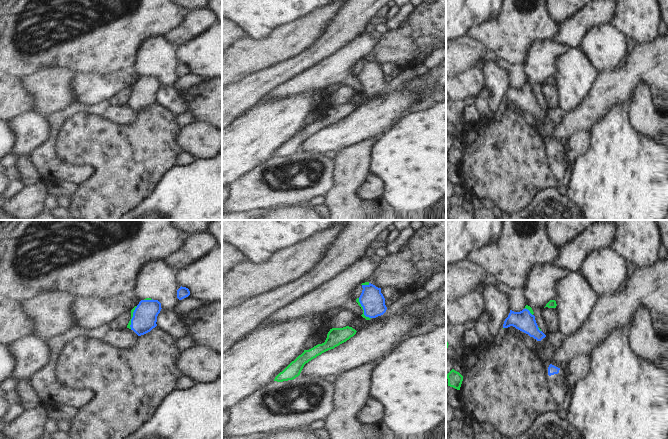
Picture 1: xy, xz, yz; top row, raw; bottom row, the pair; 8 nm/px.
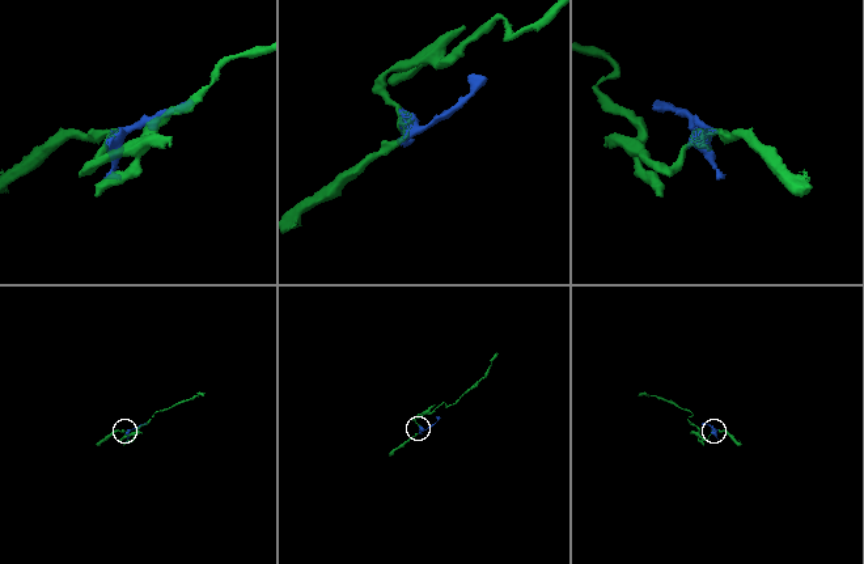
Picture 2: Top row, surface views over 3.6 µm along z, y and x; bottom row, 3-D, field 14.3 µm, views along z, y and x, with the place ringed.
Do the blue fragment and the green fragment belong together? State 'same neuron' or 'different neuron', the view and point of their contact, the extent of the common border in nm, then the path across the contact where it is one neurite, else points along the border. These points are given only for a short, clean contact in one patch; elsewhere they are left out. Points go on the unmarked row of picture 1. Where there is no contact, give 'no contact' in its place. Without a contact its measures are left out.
same neuron; meets blue in xz at (363, 85); contact 190 nm long; runs through xz (371, 75), (363, 85), (357, 76)

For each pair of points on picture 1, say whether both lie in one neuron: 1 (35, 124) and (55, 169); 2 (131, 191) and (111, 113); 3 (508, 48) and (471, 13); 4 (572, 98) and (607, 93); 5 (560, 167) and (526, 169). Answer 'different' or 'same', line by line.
1: different
2: different
3: different
4: different
5: different

